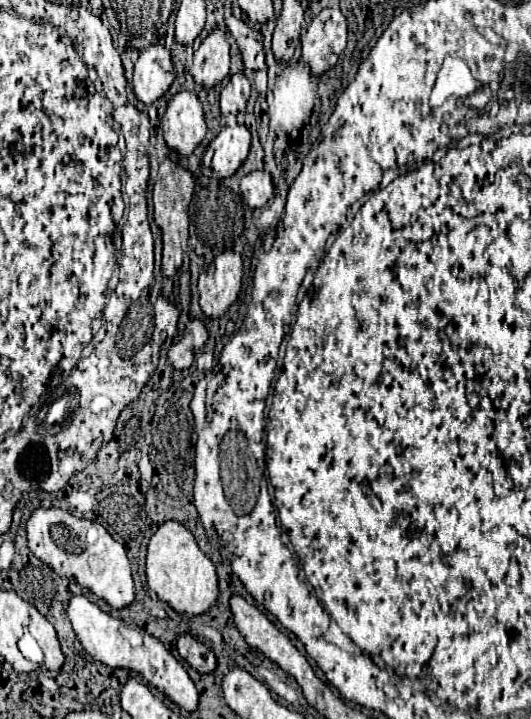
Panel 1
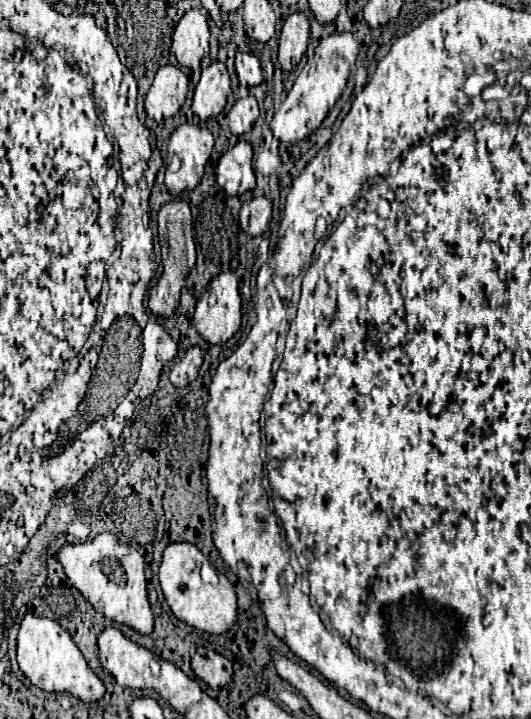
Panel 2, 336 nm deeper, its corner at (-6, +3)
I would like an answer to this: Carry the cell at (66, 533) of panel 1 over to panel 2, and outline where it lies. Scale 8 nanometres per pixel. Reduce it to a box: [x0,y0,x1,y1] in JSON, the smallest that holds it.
[58,532,154,634]

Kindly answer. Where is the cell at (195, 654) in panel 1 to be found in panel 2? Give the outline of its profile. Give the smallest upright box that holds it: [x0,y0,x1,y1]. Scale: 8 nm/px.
[192,648,234,690]

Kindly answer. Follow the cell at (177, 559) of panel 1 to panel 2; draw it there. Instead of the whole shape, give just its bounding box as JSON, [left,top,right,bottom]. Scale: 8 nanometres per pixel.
[160,542,238,634]

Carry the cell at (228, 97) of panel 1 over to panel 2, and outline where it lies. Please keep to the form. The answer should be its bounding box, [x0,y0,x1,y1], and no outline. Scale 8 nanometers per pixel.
[228,96,258,136]

